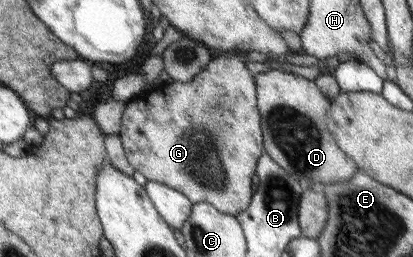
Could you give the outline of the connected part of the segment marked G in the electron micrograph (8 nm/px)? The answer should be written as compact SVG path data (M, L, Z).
M240 52L216 54L213 60L206 65L206 68L198 73L192 81L165 83L154 91L136 96L124 110L119 134L129 164L134 168L134 171L140 172L148 181L164 182L166 186L173 187L174 190L185 194L186 198L189 198L193 204L207 202L217 207L219 211L234 216L248 209L252 202L252 176L254 176L254 170L257 170L258 162L265 150L260 108L257 107L257 83L255 77L250 75L246 68L243 54Z

